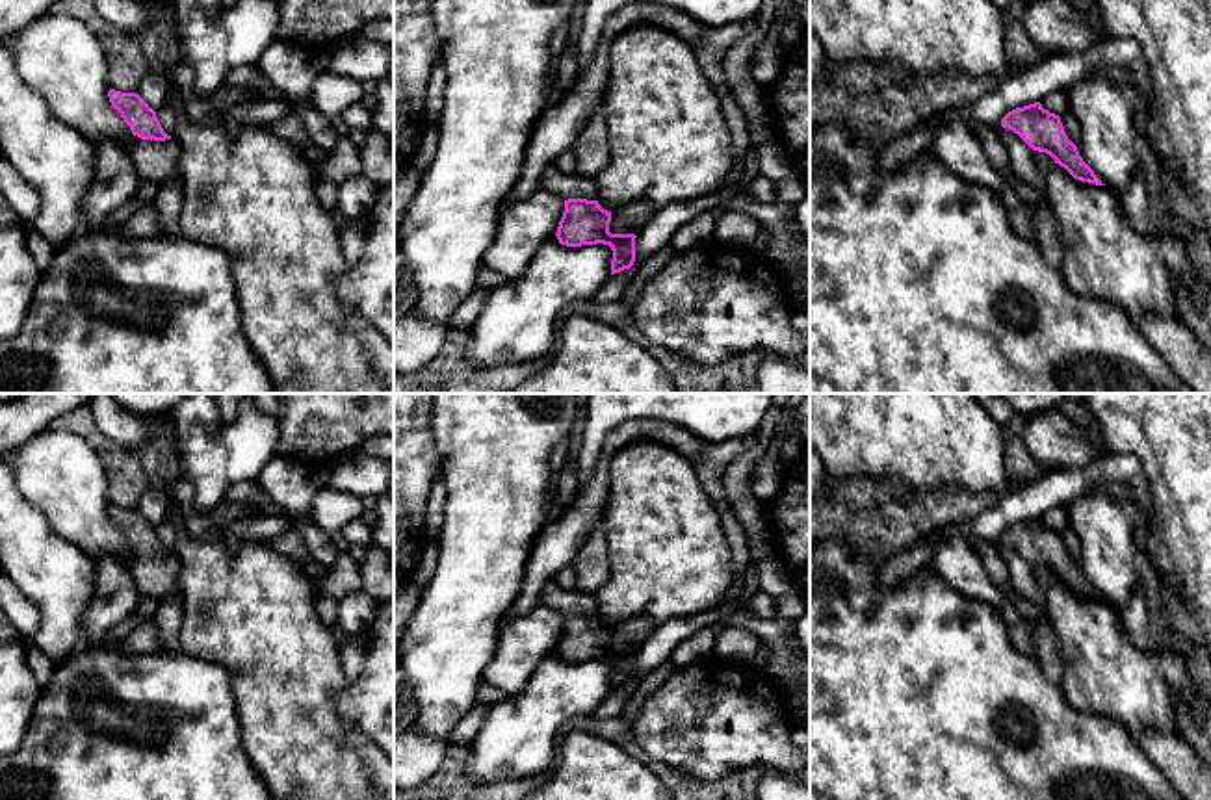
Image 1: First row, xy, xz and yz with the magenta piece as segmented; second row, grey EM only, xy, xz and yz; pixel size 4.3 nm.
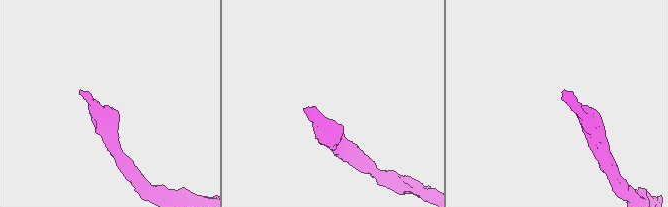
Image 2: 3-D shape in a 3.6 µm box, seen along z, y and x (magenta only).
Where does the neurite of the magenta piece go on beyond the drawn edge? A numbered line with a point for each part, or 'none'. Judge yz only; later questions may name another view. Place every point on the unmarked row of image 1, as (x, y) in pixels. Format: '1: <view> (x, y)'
1: yz (1022, 578)

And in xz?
1: xz (567, 602)

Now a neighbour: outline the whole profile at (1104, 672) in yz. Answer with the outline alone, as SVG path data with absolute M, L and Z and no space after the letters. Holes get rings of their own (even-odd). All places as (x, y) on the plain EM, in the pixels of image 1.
M1035 566L1035 577L1046 598L1048 622L1064 661L1062 694L1083 713L1114 720L1135 737L1140 729L1174 731L1170 687L1163 665L1174 653L1163 650L1142 652L1133 646L1122 622L1122 613L1107 601L1075 596L1049 570Z

